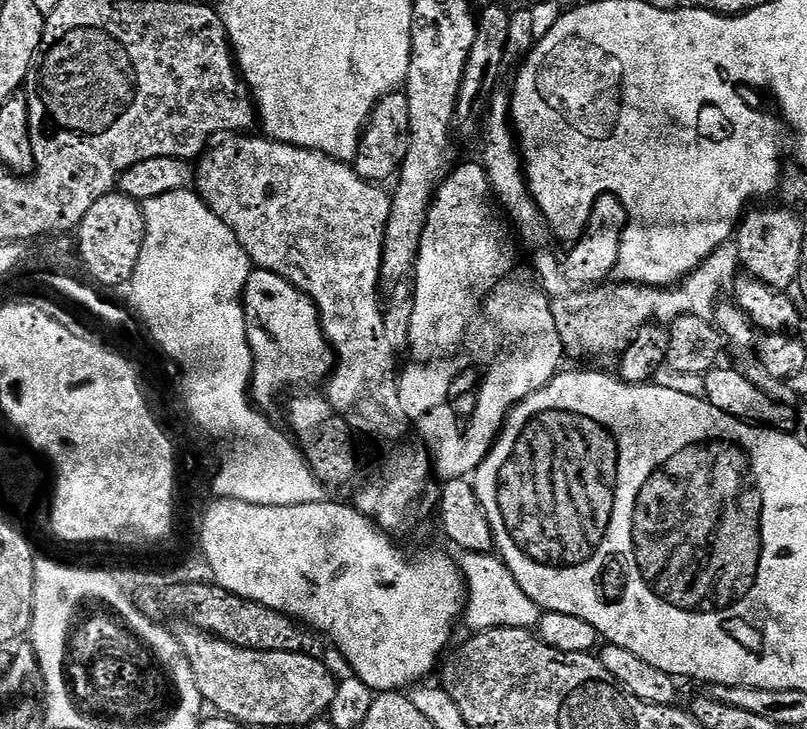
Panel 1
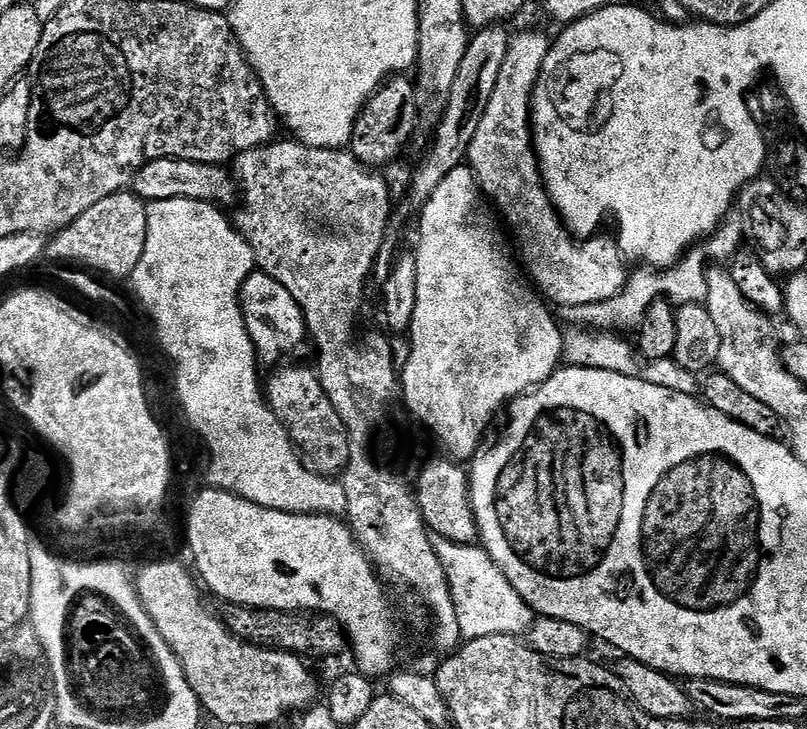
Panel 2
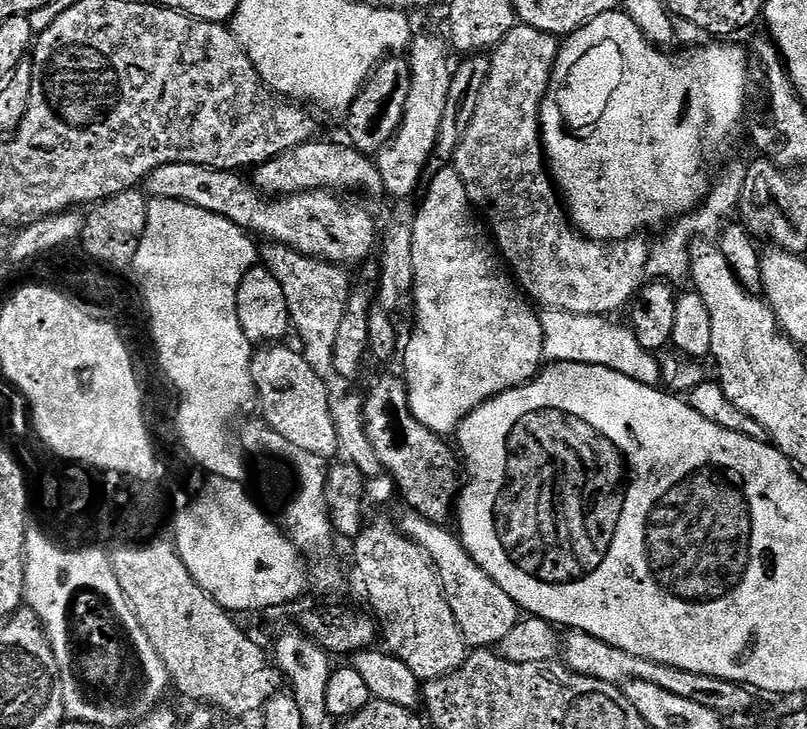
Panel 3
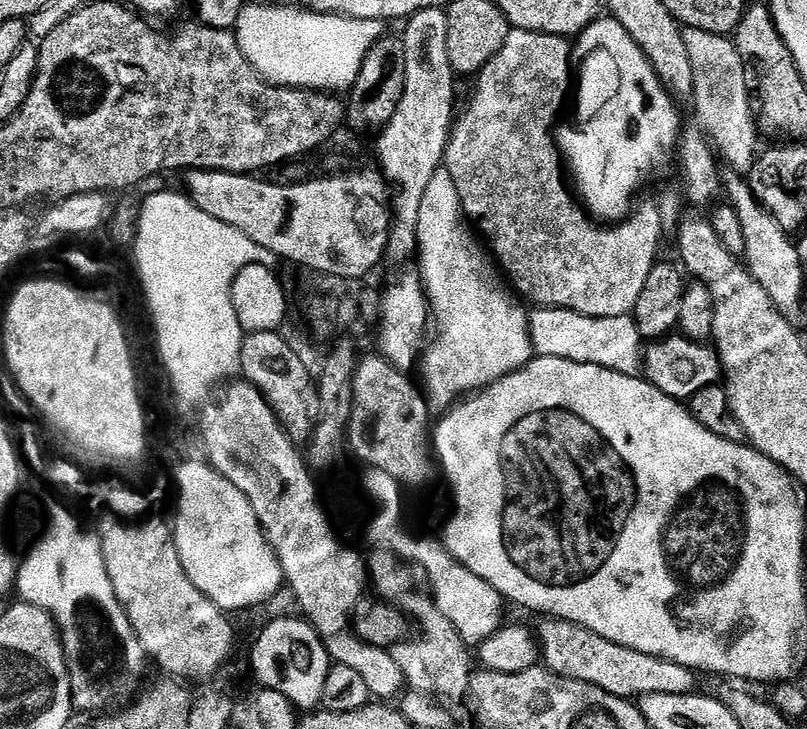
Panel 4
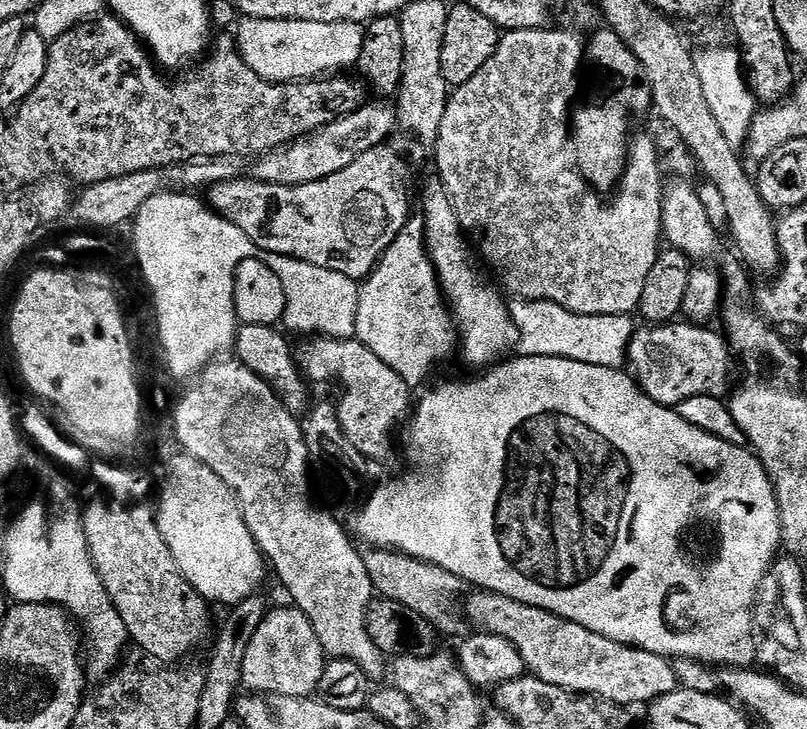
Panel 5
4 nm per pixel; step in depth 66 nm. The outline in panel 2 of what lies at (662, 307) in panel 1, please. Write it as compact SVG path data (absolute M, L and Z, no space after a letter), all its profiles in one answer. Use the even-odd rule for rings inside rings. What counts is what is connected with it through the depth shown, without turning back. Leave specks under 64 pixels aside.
M733 206L724 216L724 221L716 227L716 231L703 242L697 243L681 256L677 264L670 268L641 267L640 272L632 272L628 283L614 298L606 298L606 302L590 302L586 306L570 306L563 309L562 315L569 325L589 330L611 332L613 334L635 333L639 329L642 318L646 318L646 310L654 306L654 302L664 300L670 305L703 304L706 298L706 274L710 262L728 262L741 251L744 239L744 210Z

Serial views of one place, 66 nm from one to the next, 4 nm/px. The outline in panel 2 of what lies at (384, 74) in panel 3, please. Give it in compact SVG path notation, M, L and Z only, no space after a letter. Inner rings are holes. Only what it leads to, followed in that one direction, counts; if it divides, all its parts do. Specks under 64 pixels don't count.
M398 74L386 80L374 95L368 97L359 118L355 120L354 134L351 135L348 148L364 167L380 170L394 161L416 128L418 92L413 81L411 84L408 78Z

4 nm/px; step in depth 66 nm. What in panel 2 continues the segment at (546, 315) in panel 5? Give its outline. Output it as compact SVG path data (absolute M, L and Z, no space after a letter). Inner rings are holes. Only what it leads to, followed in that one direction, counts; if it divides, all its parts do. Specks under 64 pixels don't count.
M569 327L564 335L563 359L573 368L593 368L594 370L610 370L614 374L639 376L641 380L650 382L650 386L662 386L666 390L674 390L678 394L696 396L701 391L702 380L697 373L678 366L675 358L667 360L649 360L640 370L641 357L631 343L628 344L623 335L587 328Z

